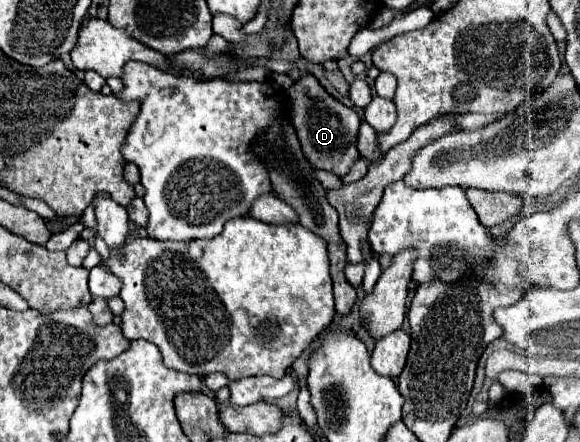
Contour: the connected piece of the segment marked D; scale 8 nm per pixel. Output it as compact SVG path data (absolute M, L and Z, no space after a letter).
M312 75L300 77L300 81L296 81L288 89L288 95L292 99L292 123L310 165L314 165L314 169L330 171L336 177L344 177L360 157L356 149L360 117L356 115L356 111L352 107L344 107L340 101L328 95Z

